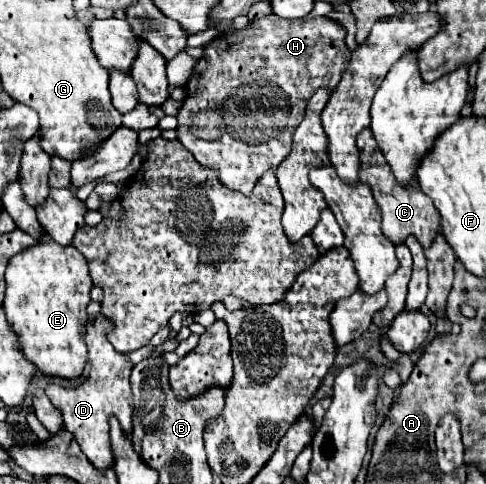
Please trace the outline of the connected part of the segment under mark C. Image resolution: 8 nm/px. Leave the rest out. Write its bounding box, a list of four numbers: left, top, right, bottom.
[357,128,439,248]

